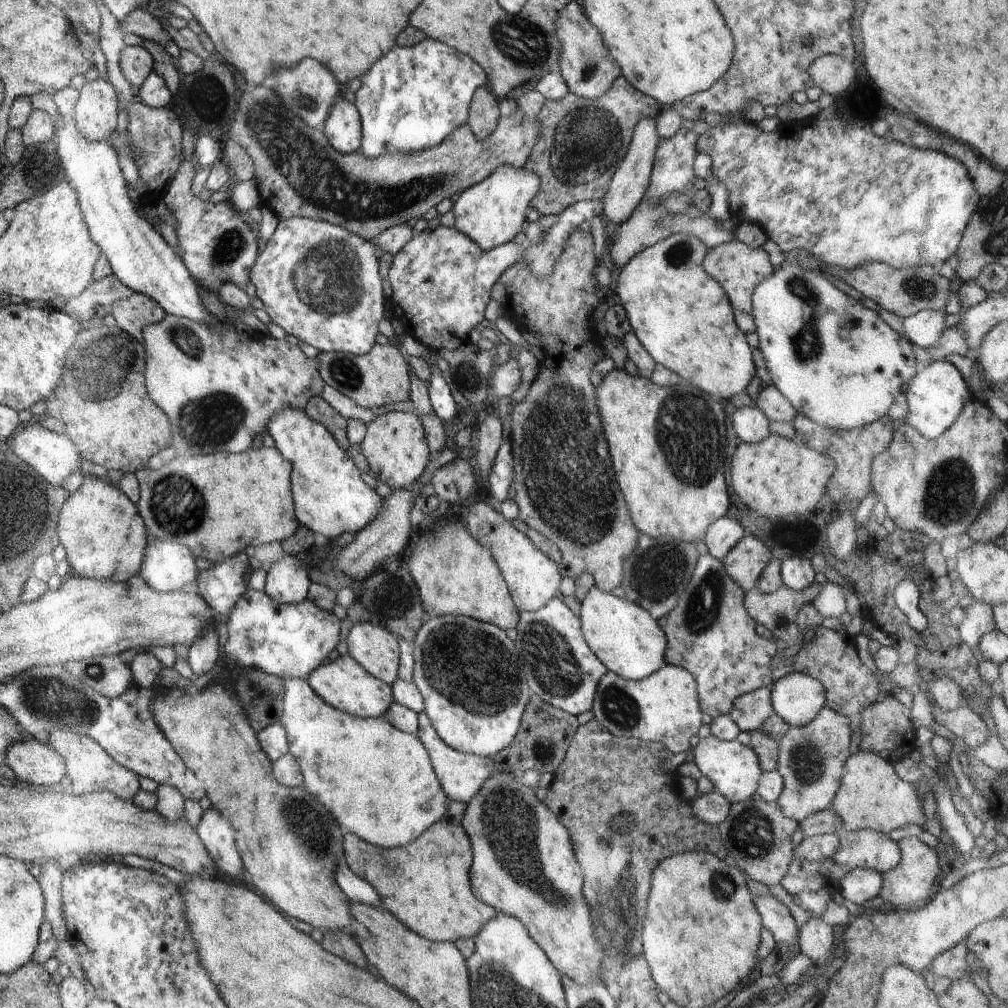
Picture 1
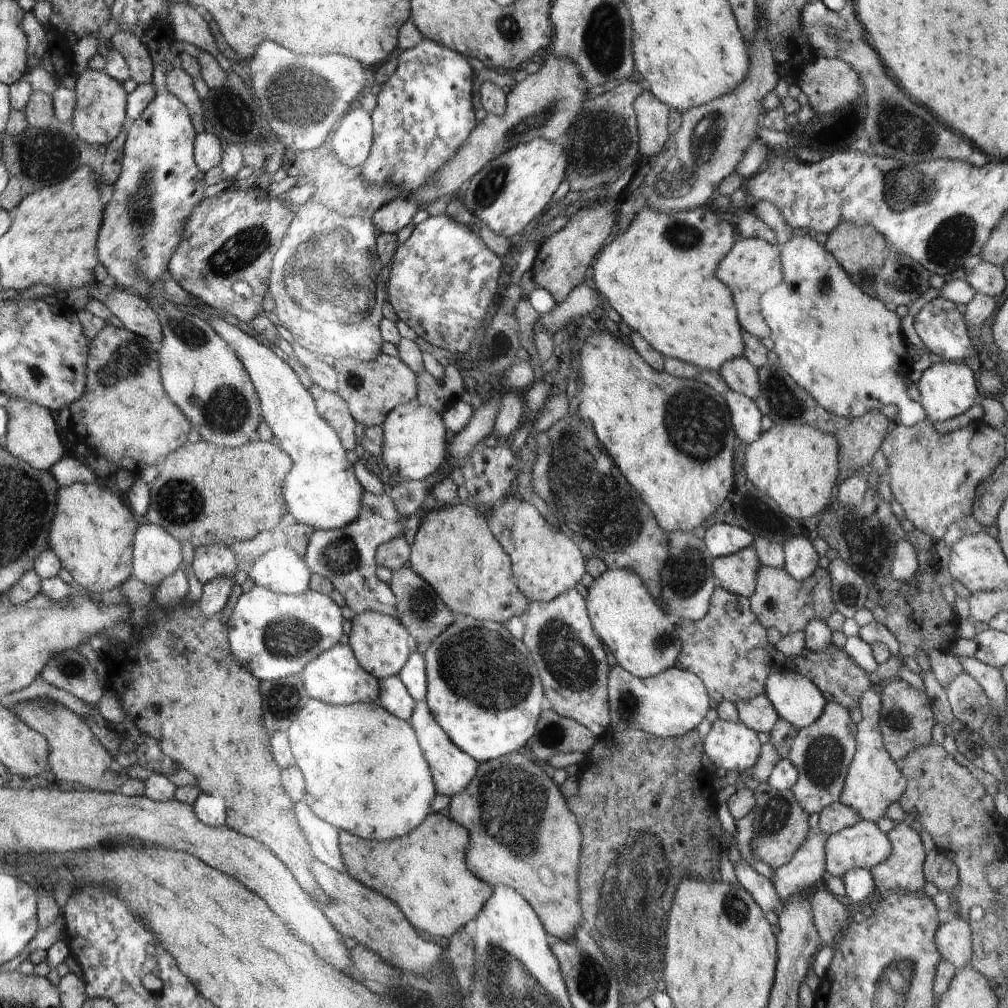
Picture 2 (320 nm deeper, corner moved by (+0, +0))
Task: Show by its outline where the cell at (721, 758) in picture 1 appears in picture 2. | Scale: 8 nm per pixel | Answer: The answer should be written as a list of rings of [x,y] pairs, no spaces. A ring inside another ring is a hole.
[[[717,718],[703,739],[703,750],[716,768],[744,772],[756,764],[761,751],[761,743],[758,740],[757,732],[748,728],[742,721],[726,722]]]

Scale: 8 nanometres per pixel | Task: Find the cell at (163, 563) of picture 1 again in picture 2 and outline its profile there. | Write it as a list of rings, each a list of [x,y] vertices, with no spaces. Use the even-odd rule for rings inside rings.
[[[142,521],[134,540],[134,577],[158,586],[182,562],[180,542],[160,525]]]

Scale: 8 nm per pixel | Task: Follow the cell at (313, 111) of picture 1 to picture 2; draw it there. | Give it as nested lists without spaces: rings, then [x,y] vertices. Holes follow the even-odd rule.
[[[264,42],[264,48],[256,52],[252,60],[253,92],[256,98],[262,100],[262,106],[268,114],[268,124],[272,132],[272,140],[282,144],[279,148],[293,147],[296,151],[314,151],[329,141],[330,134],[342,122],[342,118],[350,112],[352,102],[360,96],[364,86],[364,68],[362,63],[354,58],[342,54],[328,54],[328,56],[296,56],[284,46],[276,42]]]

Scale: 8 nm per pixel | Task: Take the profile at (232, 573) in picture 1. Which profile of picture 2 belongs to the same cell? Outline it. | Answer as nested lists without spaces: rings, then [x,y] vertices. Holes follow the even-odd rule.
[[[224,543],[195,547],[194,551],[191,569],[203,585],[236,572],[236,556]]]

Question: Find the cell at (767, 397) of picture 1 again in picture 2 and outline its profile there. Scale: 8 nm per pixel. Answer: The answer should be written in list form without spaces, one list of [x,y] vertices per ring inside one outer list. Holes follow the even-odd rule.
[[[743,354],[722,364],[718,372],[730,389],[741,392],[753,401],[758,396],[759,374]]]

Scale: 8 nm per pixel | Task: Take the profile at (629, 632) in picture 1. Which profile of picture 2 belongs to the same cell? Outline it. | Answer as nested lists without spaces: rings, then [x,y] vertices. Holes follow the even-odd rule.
[[[606,569],[595,578],[584,598],[591,625],[602,644],[606,644],[615,655],[618,664],[625,671],[640,678],[656,676],[667,668],[674,667],[680,654],[682,643],[677,633],[673,618],[654,601],[644,581],[631,570]]]

